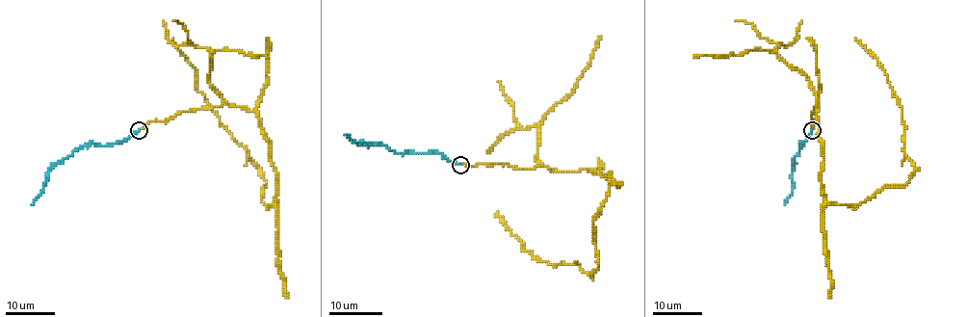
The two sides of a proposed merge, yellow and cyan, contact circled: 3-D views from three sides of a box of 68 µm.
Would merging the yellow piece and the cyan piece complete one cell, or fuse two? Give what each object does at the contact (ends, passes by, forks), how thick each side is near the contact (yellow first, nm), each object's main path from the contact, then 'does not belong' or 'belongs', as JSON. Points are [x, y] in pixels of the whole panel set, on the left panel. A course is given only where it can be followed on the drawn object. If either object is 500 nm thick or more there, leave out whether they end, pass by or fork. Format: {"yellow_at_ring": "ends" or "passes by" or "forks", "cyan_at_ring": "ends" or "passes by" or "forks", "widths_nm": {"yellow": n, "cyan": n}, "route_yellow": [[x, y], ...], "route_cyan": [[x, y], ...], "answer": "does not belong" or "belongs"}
{"yellow_at_ring": "ends", "cyan_at_ring": "ends", "widths_nm": {"yellow": 60, "cyan": 240}, "route_yellow": [[138, 130], [192, 110], [246, 107], [269, 144], [276, 204], [262, 201], [259, 167], [172, 39]], "route_cyan": [[138, 130], [117, 143], [106, 145], [87, 143], [56, 162], [47, 174], [41, 193], [32, 205]], "answer": "belongs"}

